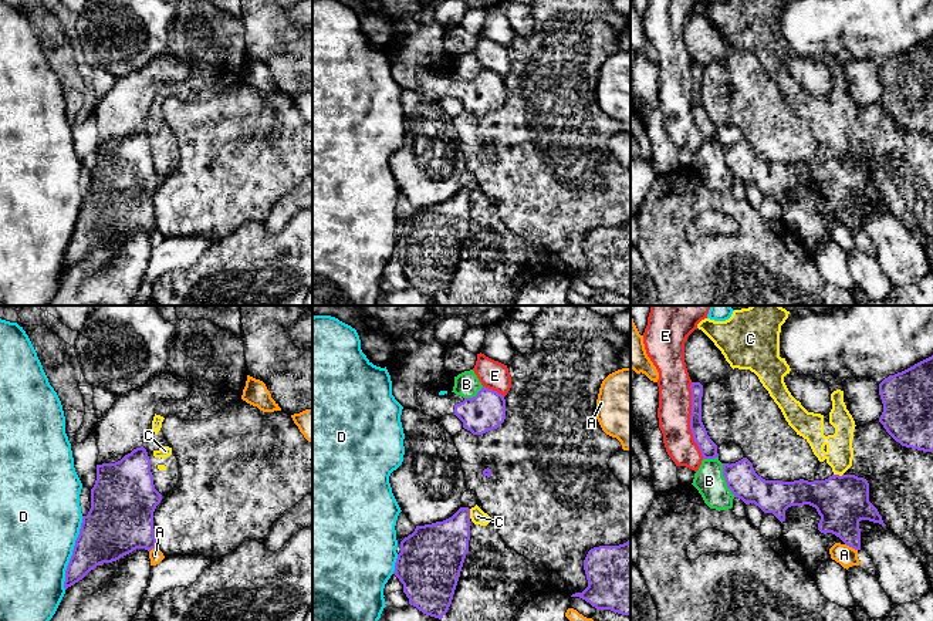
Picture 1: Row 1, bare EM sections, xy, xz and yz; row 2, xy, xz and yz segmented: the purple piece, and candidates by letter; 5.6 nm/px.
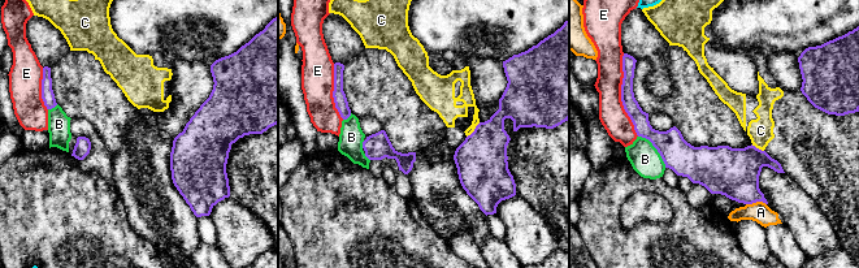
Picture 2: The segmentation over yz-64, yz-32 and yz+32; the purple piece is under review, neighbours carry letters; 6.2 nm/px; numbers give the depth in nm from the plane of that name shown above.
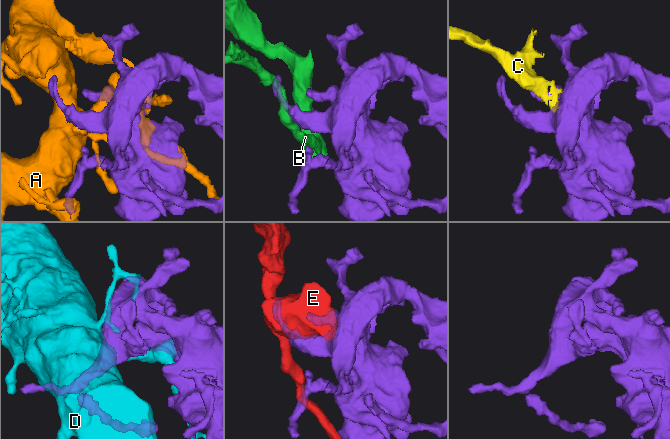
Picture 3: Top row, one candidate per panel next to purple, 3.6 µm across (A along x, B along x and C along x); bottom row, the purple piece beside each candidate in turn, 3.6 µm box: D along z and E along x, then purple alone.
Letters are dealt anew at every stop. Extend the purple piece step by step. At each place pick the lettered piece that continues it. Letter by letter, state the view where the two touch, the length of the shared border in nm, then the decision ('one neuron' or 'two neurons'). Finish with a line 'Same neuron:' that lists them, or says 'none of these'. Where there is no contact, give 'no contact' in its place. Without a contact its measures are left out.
A: meets purple in yz; contact 80 nm long; two neurons
B: meets purple in yz; contact 200 nm long; two neurons
C: meets purple in xz; contact 60 nm long; two neurons
D: meets purple in xy; contact 420 nm long; two neurons
E: meets purple in yz; contact 440 nm long; two neurons
Same neuron: none of these

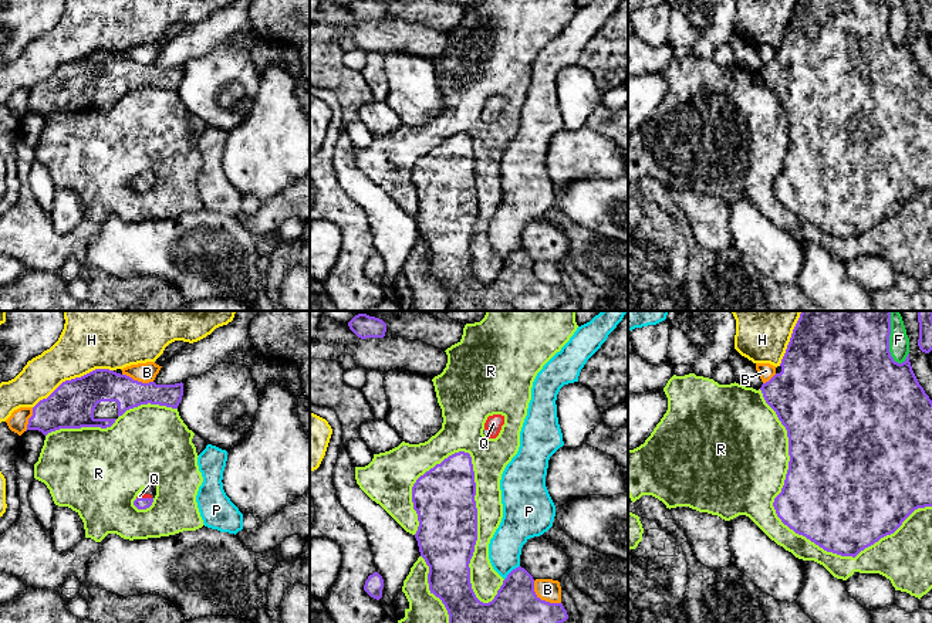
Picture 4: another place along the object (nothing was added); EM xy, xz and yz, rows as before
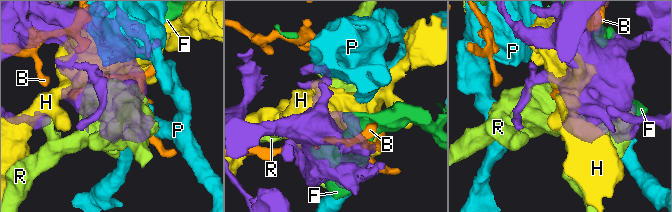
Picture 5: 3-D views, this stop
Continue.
B: meets purple in xz; contact 200 nm long; two neurons
F: meets purple in yz; contact 280 nm long; two neurons
H: meets purple in xy; contact 500 nm long; two neurons
P: meets purple in xz; contact 120 nm long; two neurons
Q: meets purple in xy; contact 90 nm long; one neuron
R: meets purple in xz; contact 900 nm long; two neurons
Same neuron: Q

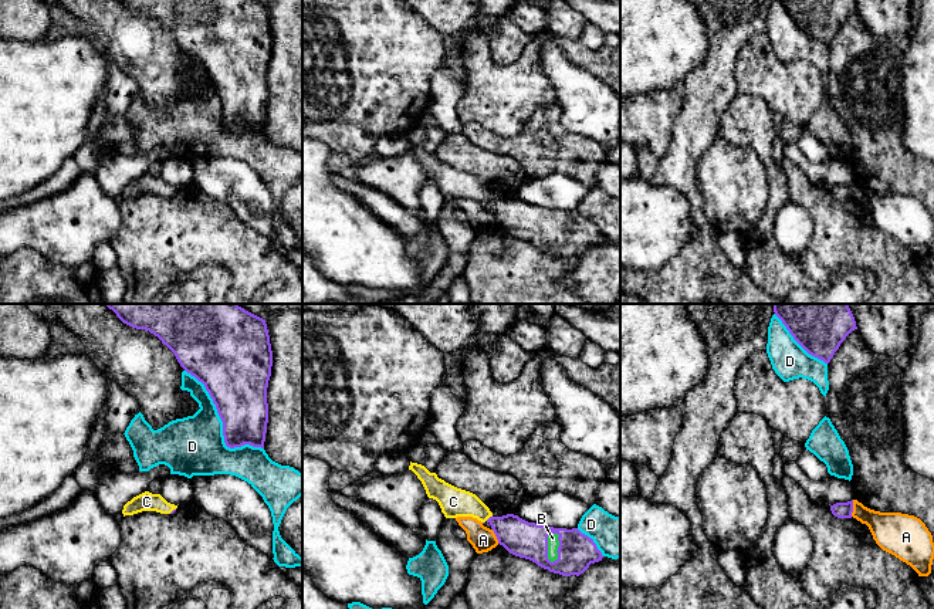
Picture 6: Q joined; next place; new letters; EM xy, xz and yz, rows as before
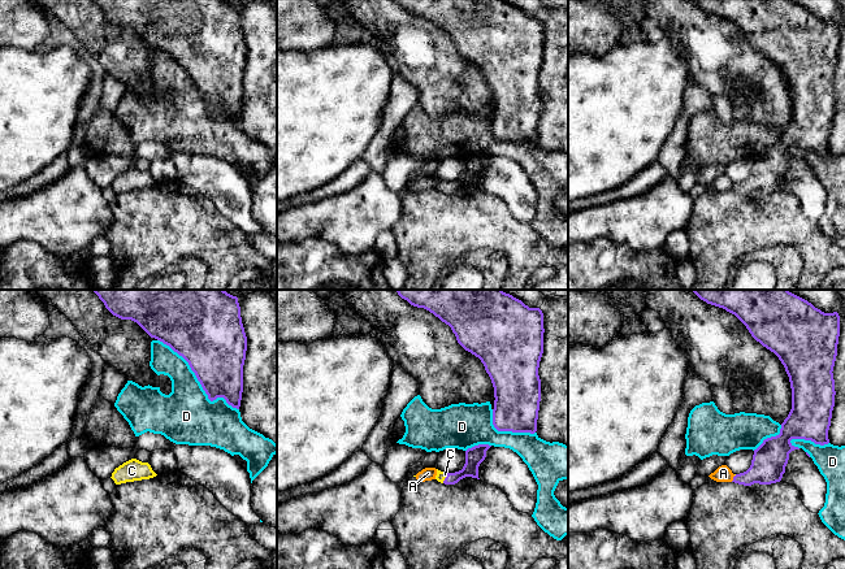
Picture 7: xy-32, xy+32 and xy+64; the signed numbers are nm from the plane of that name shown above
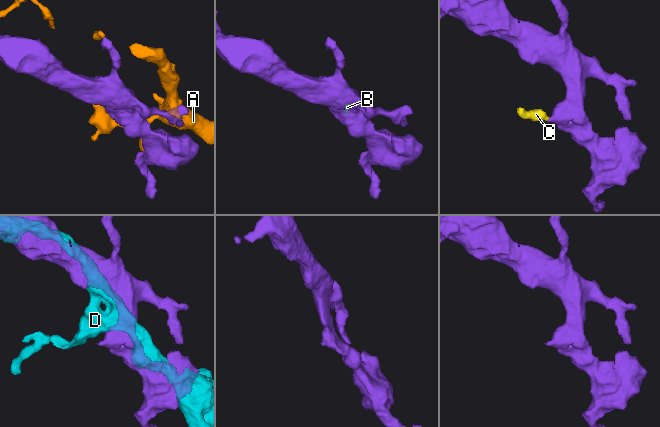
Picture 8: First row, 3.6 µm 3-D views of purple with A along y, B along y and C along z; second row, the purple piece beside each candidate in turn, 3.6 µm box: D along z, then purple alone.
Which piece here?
A: meets purple in yz; contact 100 nm long; two neurons
B: meets purple in xz; contact 180 nm long; one neuron
C: meets purple in xz; contact 50 nm long; one neuron
D: meets purple in xy; contact 650 nm long; two neurons
Same neuron: B, C

